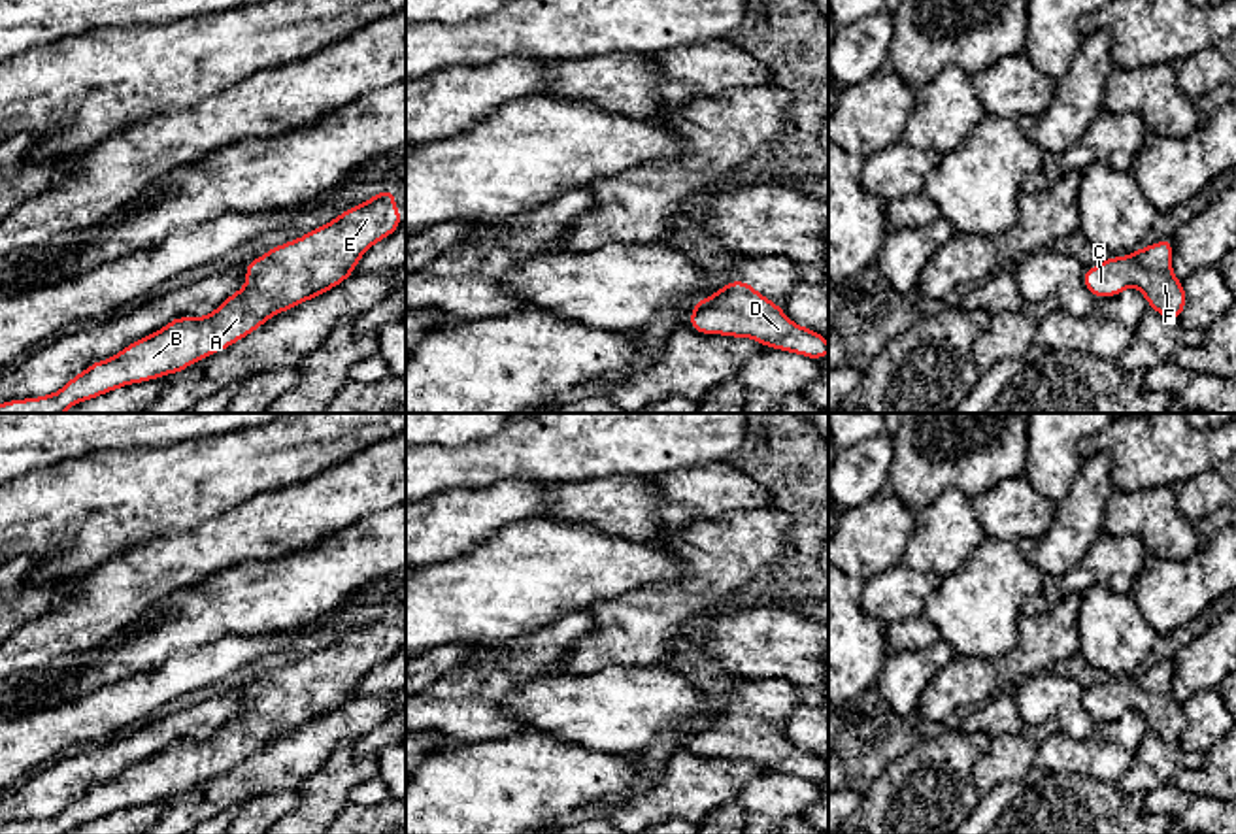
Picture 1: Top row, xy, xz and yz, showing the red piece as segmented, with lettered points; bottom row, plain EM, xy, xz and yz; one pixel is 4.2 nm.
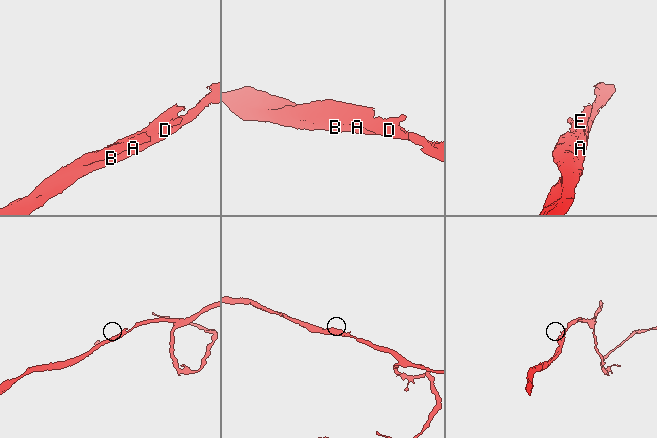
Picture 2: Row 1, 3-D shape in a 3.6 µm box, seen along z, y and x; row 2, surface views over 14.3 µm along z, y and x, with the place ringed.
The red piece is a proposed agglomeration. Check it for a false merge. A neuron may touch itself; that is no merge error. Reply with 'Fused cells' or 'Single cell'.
Single cell

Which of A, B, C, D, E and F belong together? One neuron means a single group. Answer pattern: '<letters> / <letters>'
A B C D E F

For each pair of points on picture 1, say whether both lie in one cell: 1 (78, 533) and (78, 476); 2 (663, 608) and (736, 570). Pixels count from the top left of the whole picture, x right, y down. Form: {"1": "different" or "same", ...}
{"1": "same", "2": "same"}

